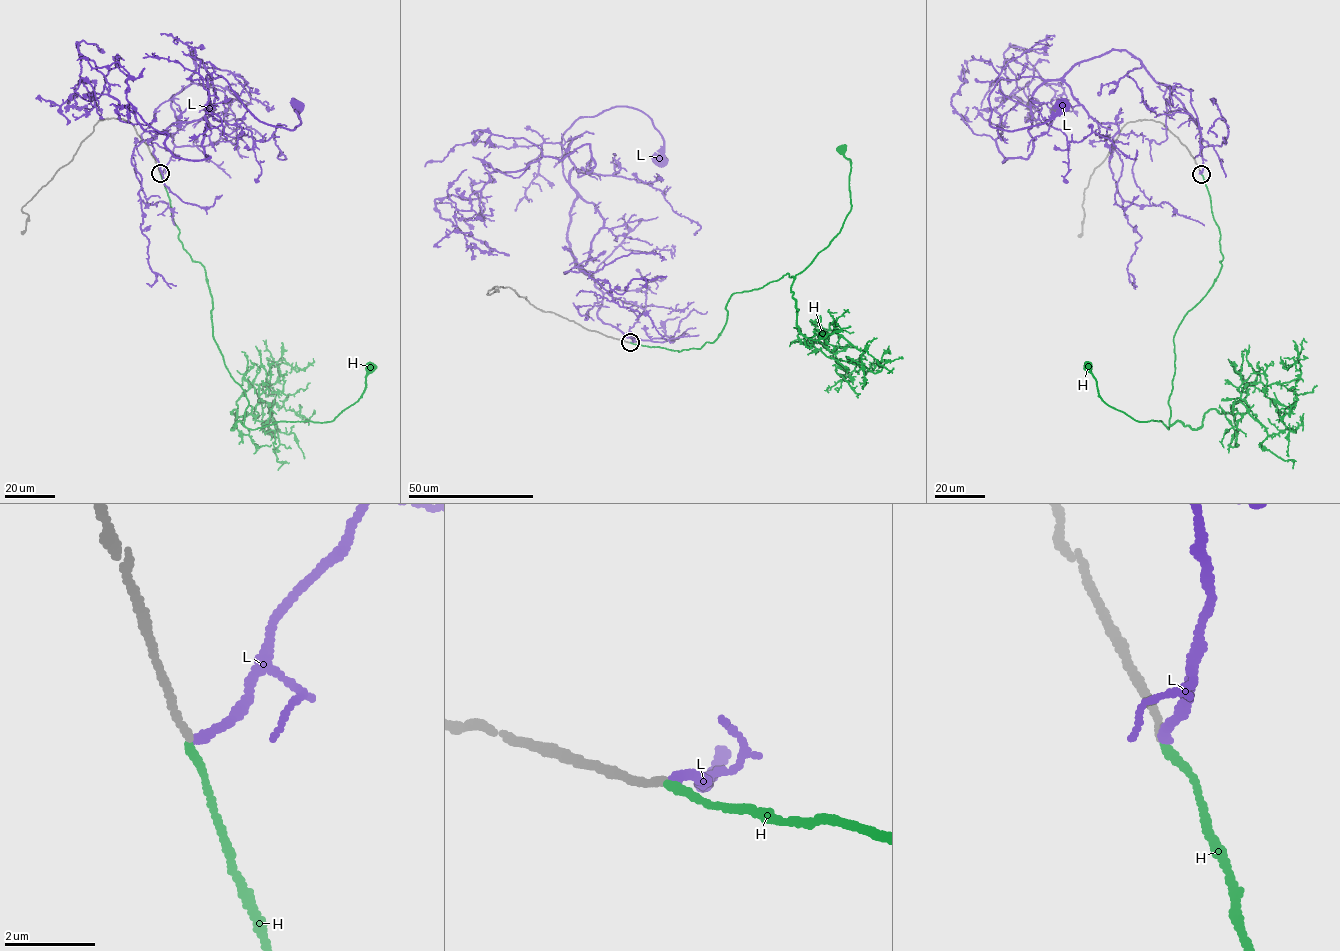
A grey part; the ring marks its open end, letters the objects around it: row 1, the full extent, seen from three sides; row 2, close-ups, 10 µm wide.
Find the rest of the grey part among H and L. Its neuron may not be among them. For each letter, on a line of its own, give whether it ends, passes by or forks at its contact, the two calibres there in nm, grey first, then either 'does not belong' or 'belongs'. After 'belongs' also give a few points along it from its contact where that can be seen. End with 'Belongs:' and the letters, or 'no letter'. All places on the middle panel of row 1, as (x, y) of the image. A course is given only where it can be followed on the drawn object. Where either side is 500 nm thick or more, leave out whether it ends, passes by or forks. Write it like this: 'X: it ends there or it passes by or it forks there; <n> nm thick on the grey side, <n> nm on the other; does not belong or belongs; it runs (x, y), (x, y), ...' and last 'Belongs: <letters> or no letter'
H: it ends there; 160 nm thick on the grey side, 170 nm on the other; belongs; it runs (630, 342), (698, 348), (722, 332), (733, 293), (805, 269), (850, 210), (851, 161), (841, 149)
L: it ends there; 160 nm thick on the grey side, 220 nm on the other; does not belong
Belongs: H

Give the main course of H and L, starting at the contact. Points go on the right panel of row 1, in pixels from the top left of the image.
H: (1201, 174), (1219, 231), (1221, 265), (1173, 337), (1168, 429), (1161, 421), (1136, 421), (1104, 403), (1087, 367)
L: (1201, 173), (1199, 127), (1125, 50), (1084, 60), (1057, 79), (999, 78), (989, 125), (1022, 129), (1063, 105)

